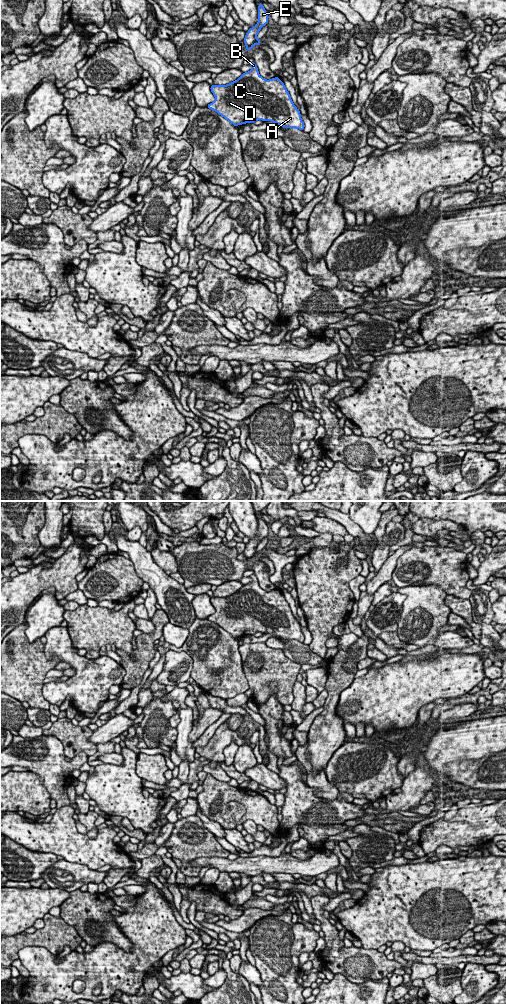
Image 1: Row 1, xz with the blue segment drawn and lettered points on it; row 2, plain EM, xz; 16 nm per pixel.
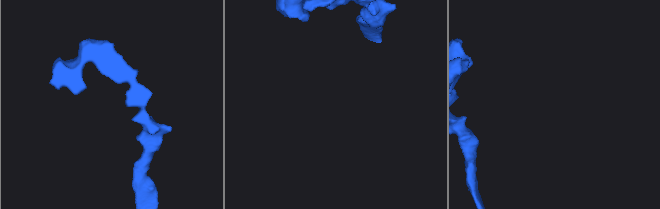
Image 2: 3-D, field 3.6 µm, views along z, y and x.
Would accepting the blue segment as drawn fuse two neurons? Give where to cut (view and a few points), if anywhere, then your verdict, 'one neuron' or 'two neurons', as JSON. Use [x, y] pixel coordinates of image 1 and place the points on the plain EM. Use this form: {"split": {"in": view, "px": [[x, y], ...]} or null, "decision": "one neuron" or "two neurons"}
{"split": null, "decision": "one neuron"}

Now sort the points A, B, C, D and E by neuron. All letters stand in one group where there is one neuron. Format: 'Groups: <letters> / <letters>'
Groups: A B C D E

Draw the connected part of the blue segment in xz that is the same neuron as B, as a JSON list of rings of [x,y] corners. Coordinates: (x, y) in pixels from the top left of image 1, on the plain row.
[[[255,574],[249,576],[251,583],[243,585],[237,592],[227,597],[211,597],[210,601],[215,613],[207,619],[216,623],[234,638],[254,635],[257,632],[270,633],[283,640],[304,642],[299,621],[293,616],[284,595],[278,590],[266,592],[259,587]]]

